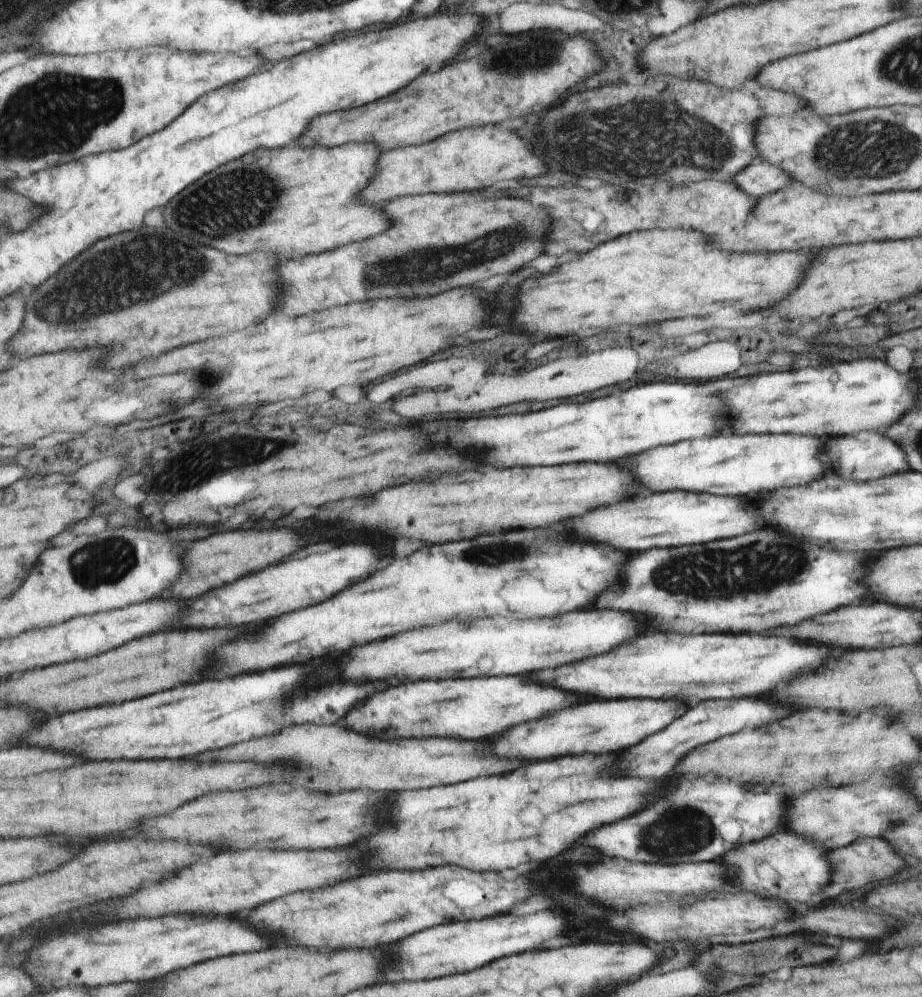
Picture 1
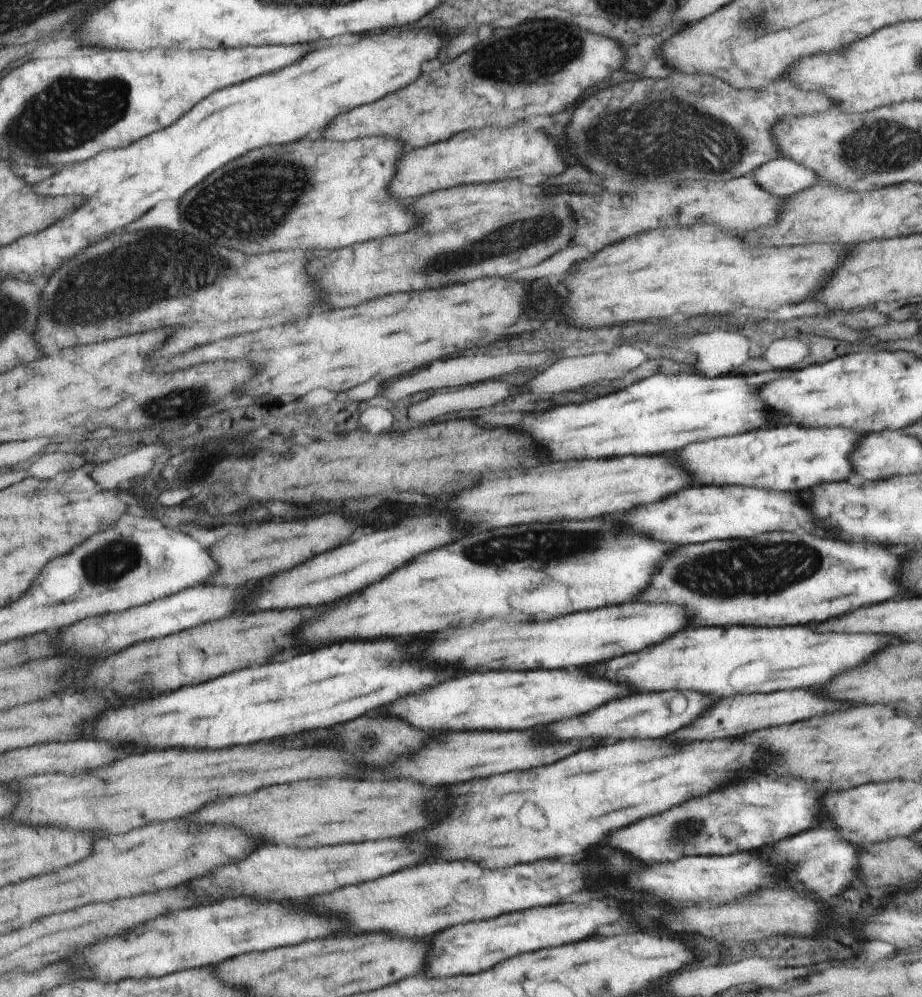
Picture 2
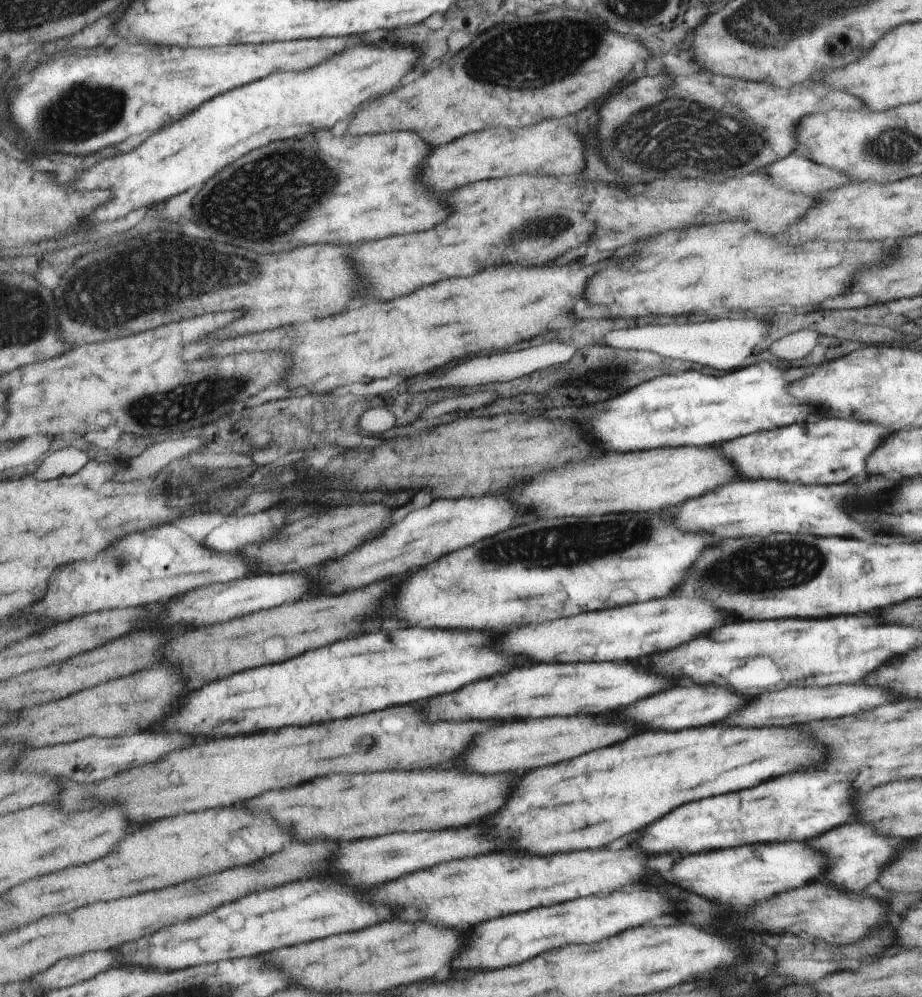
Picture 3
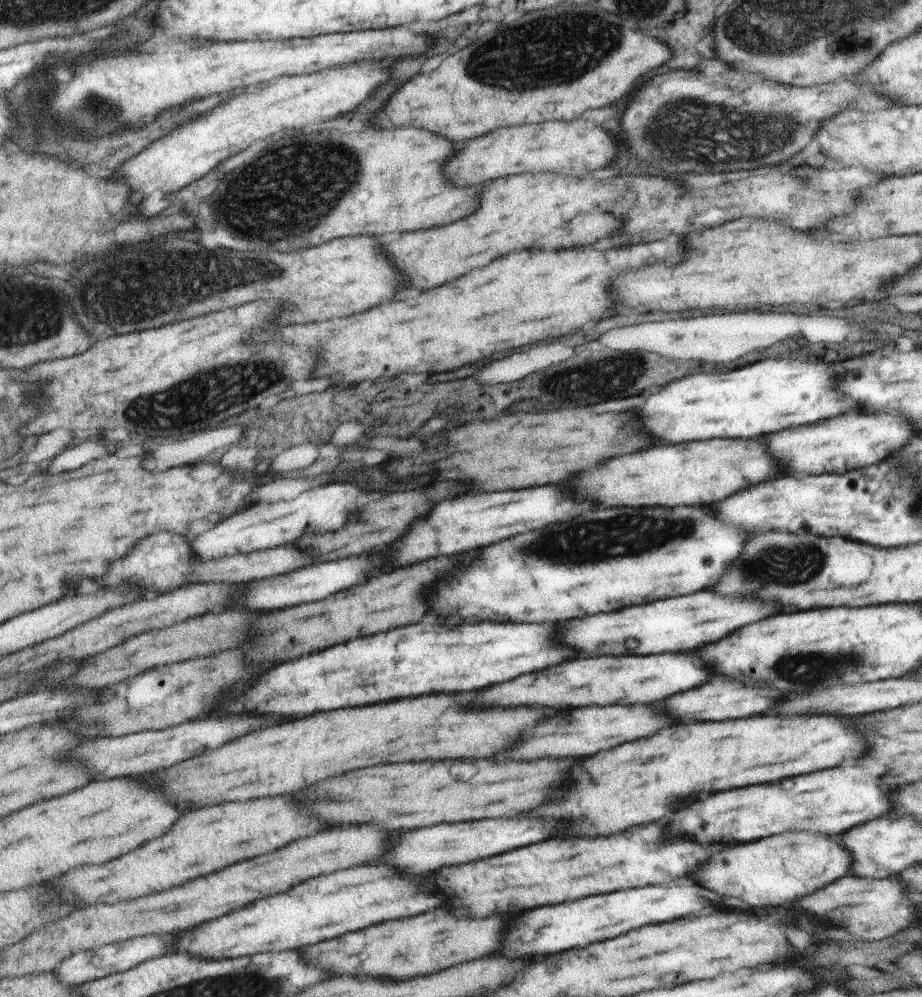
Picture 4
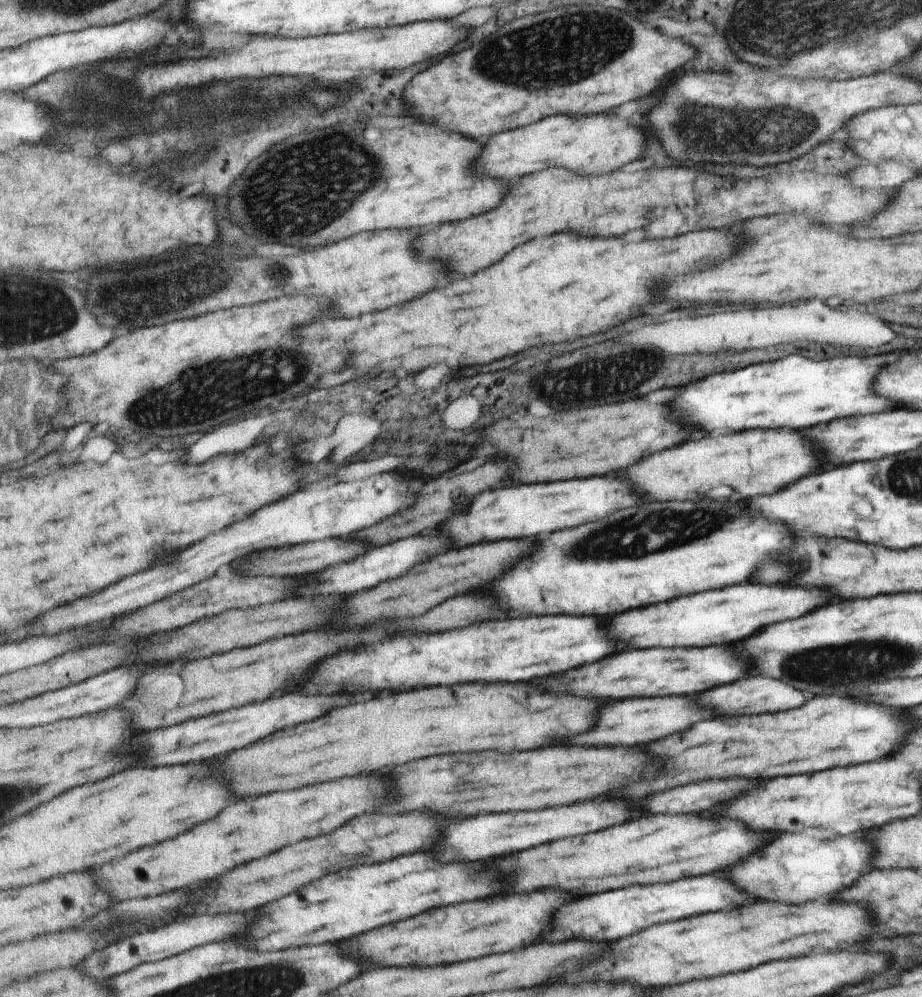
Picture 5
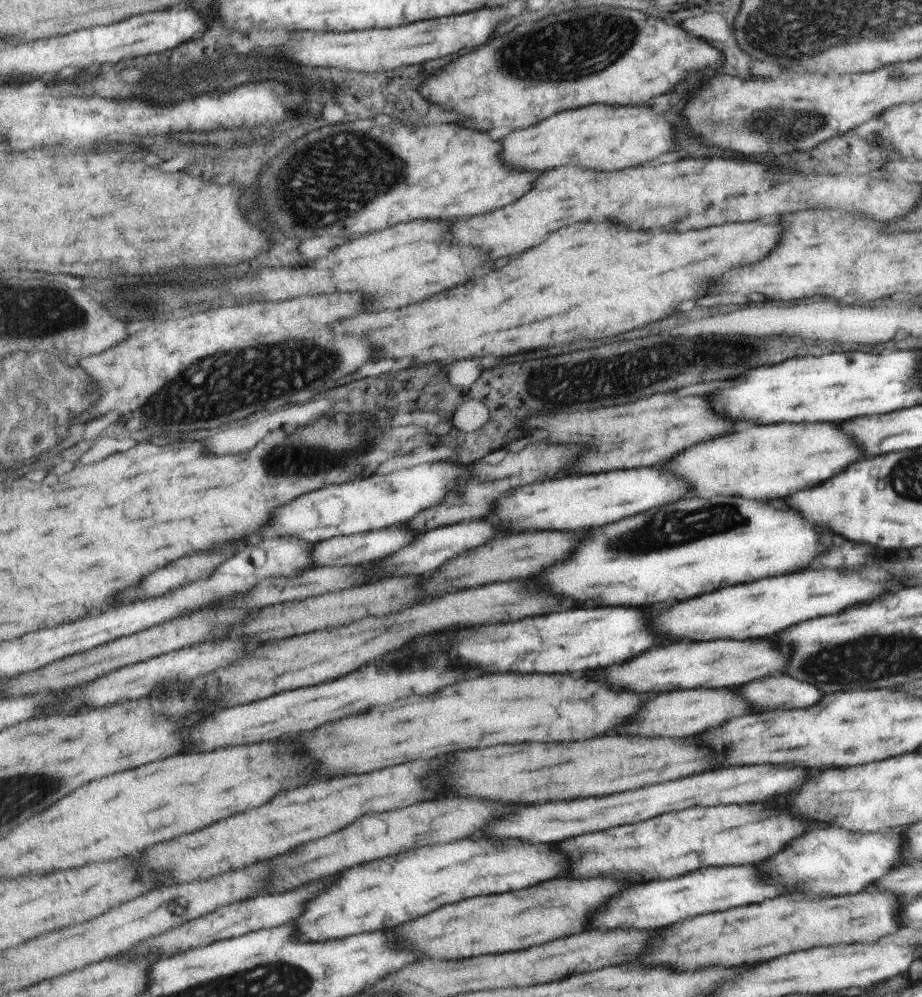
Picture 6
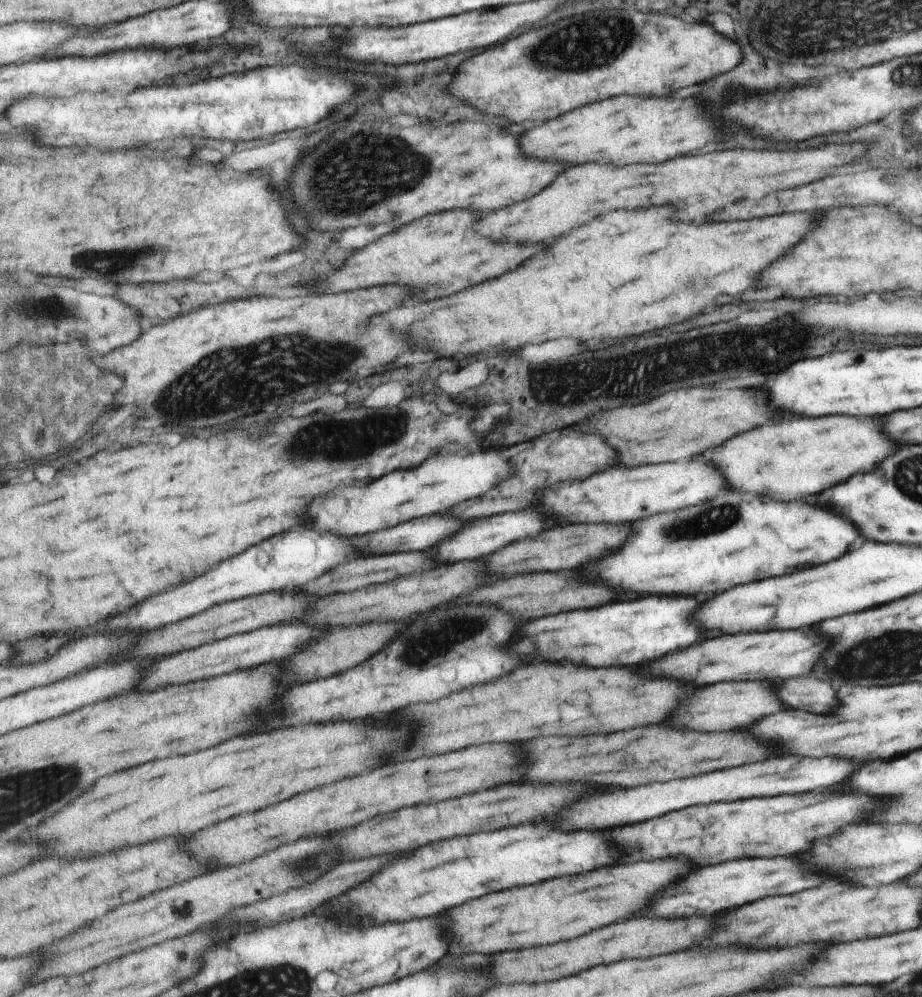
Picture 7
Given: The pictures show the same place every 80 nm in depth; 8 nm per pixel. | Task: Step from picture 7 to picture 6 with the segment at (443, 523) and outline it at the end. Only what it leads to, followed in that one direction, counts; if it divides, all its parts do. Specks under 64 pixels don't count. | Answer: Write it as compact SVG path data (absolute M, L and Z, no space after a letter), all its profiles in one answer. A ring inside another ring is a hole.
M401 528L331 538L315 544L315 552L313 552L315 566L367 564L405 548L409 542L413 542L413 538L415 538L413 532Z

